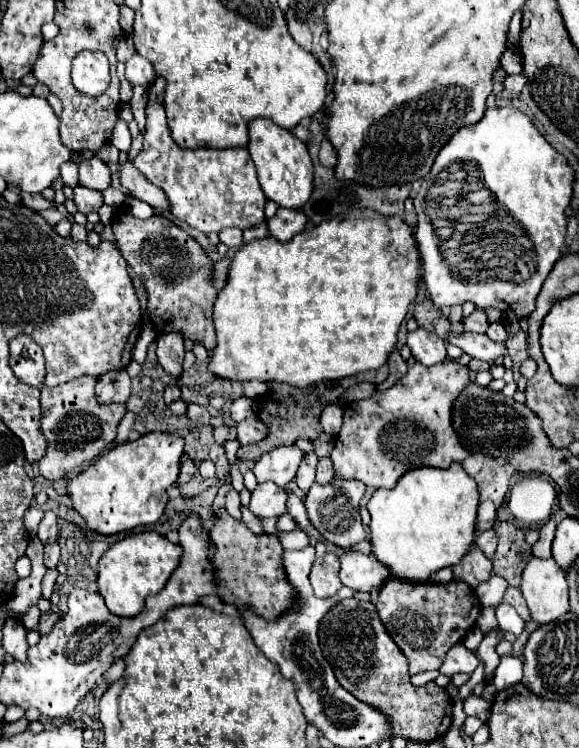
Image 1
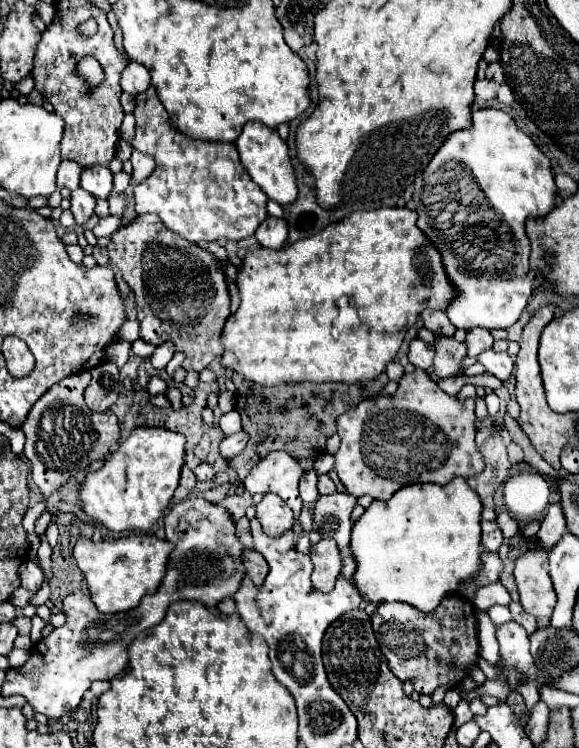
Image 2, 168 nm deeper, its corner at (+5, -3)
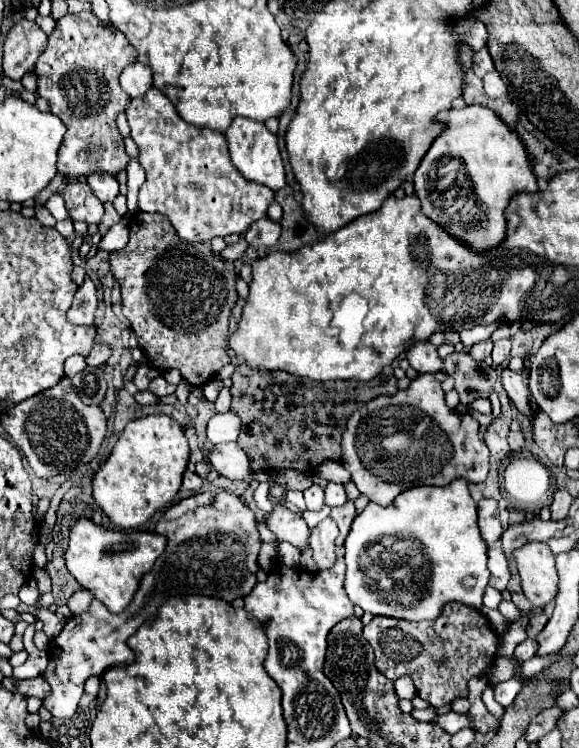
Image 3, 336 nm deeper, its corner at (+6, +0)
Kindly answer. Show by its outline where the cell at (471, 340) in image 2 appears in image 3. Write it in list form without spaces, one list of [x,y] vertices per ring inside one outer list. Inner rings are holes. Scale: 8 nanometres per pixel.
[[[492,340],[478,342],[478,344],[474,344],[474,348],[470,348],[470,356],[474,360],[484,360],[486,356],[490,356],[490,352],[492,352]]]

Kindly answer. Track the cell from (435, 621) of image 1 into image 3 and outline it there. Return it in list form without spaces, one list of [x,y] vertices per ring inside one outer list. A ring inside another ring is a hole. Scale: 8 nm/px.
[[[458,602],[446,604],[438,620],[424,624],[410,624],[396,618],[374,618],[364,628],[364,638],[374,650],[374,664],[378,672],[382,672],[388,680],[410,676],[418,696],[436,708],[452,704],[458,698],[466,698],[468,680],[474,676],[484,676],[494,664],[498,650],[498,634],[494,628],[490,628],[488,618],[480,610]],[[412,626],[420,626],[420,632]],[[414,632],[418,632],[422,638]]]

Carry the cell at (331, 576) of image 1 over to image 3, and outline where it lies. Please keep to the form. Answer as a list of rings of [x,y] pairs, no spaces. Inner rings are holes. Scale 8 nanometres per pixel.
[[[324,518],[310,536],[310,548],[314,552],[314,560],[320,570],[326,570],[334,564],[336,560],[336,546],[334,540],[338,536],[336,522],[332,518]]]

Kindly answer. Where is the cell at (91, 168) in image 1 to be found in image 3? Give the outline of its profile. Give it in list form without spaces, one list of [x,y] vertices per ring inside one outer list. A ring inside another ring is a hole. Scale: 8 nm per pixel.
[[[90,174],[88,186],[94,190],[94,194],[100,198],[100,202],[112,202],[120,192],[118,180],[110,174]]]

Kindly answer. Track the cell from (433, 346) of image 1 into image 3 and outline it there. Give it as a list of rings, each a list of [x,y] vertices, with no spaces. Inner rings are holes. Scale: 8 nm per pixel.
[[[418,342],[414,344],[408,354],[406,354],[410,366],[418,372],[418,374],[436,374],[442,370],[442,360],[436,352],[436,346],[432,346],[430,342]]]

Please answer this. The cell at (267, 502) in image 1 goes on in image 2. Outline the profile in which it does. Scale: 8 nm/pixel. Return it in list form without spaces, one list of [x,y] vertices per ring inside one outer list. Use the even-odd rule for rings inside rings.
[[[265,493],[261,503],[255,505],[257,519],[263,525],[263,531],[271,537],[281,537],[287,529],[293,527],[293,511],[291,507],[275,493]]]

